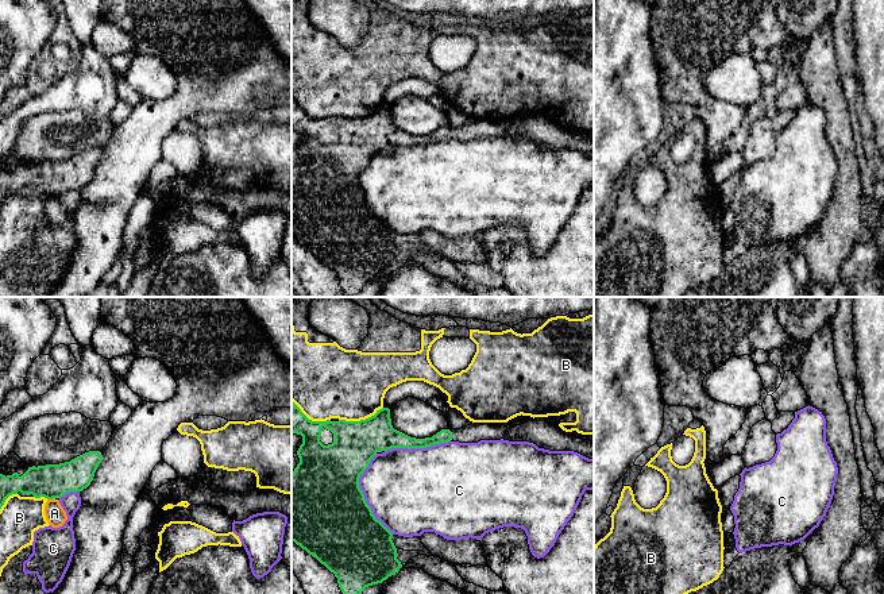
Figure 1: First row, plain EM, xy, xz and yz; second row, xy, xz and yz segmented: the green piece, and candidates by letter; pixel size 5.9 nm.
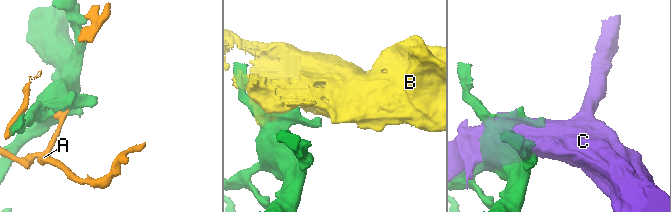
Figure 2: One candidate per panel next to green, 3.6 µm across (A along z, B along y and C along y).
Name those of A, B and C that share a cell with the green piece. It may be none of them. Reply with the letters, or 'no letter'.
no letter

